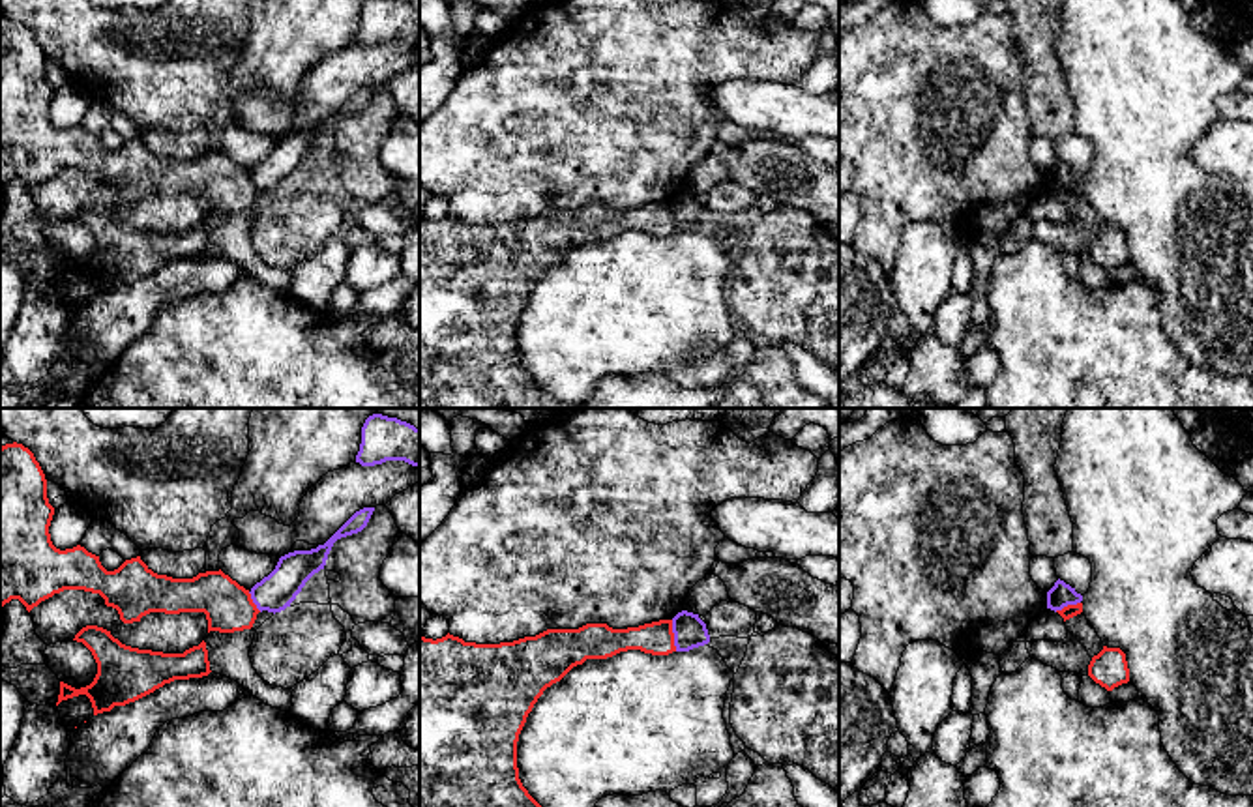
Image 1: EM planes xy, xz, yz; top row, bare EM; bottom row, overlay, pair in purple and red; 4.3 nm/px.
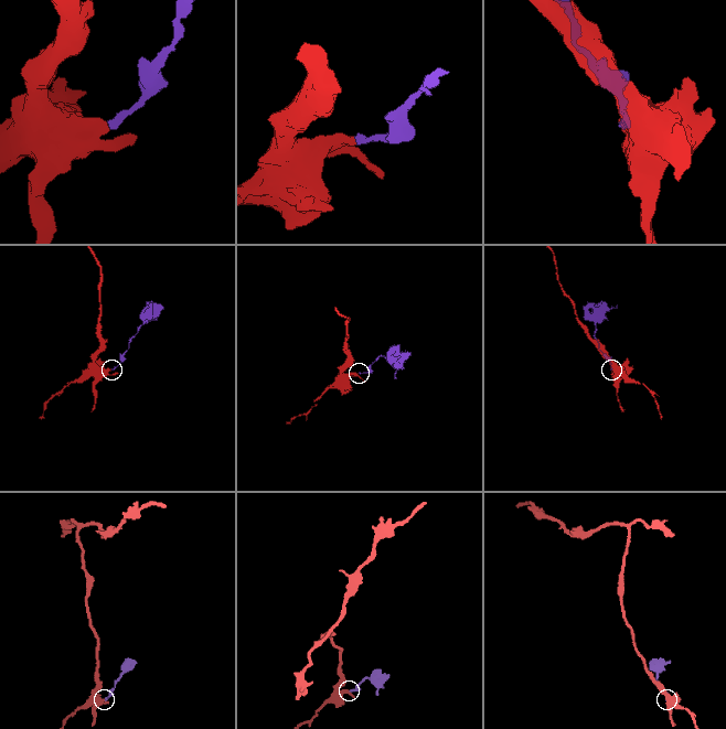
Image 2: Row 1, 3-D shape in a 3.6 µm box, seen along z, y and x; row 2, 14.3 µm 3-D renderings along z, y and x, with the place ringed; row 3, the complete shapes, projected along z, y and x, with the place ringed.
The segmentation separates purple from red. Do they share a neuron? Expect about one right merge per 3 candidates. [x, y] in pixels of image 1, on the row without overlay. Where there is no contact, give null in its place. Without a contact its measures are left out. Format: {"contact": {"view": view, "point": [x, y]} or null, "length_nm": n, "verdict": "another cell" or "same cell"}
{"contact": {"view": "xz", "point": [675, 216]}, "length_nm": 140, "verdict": "another cell"}

